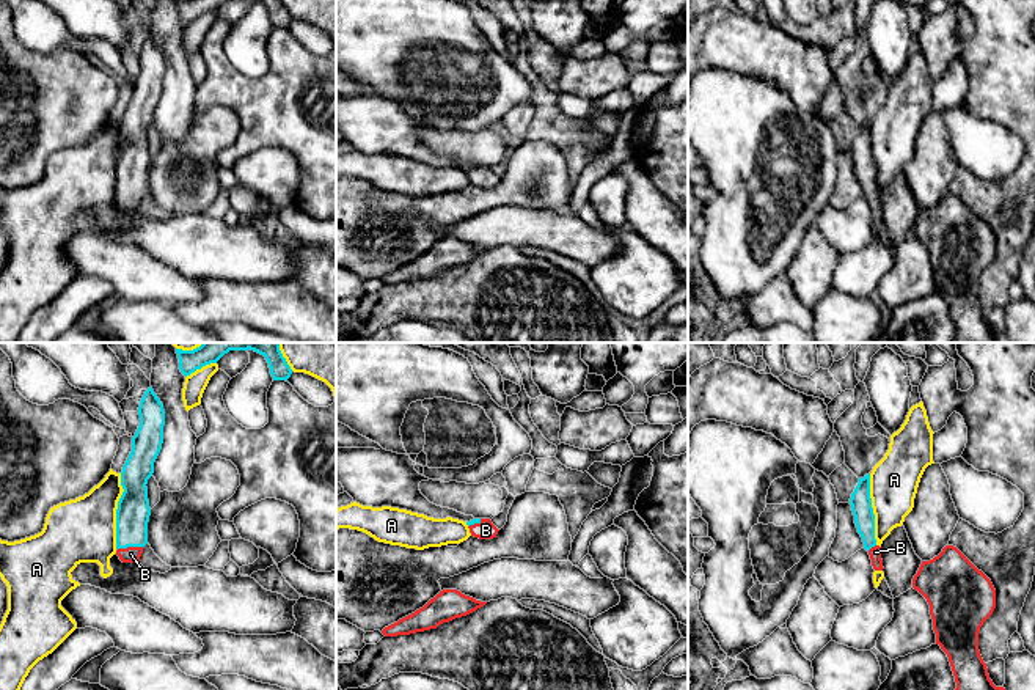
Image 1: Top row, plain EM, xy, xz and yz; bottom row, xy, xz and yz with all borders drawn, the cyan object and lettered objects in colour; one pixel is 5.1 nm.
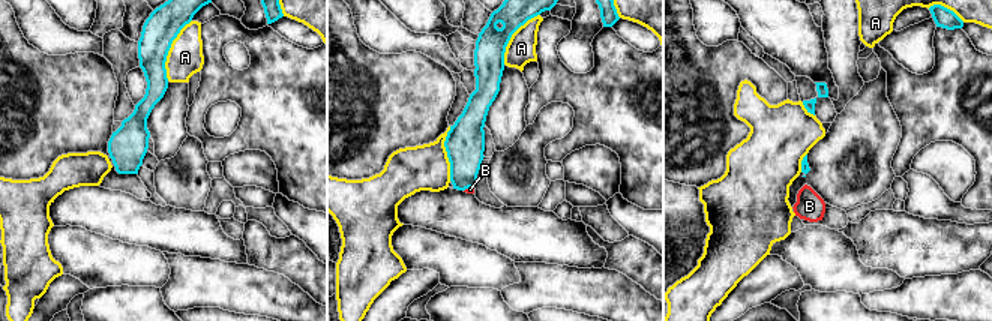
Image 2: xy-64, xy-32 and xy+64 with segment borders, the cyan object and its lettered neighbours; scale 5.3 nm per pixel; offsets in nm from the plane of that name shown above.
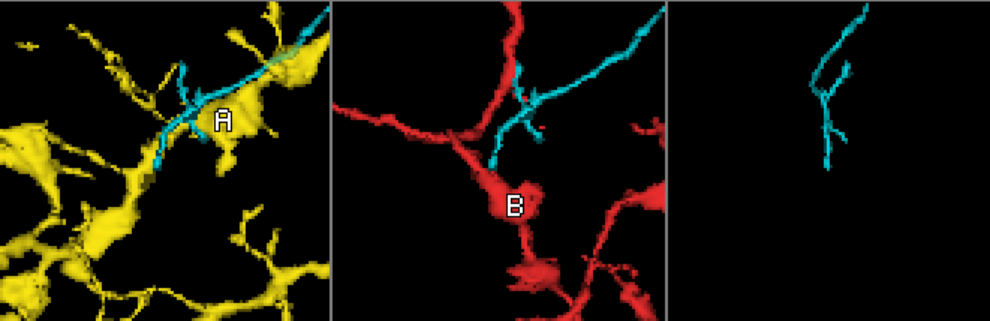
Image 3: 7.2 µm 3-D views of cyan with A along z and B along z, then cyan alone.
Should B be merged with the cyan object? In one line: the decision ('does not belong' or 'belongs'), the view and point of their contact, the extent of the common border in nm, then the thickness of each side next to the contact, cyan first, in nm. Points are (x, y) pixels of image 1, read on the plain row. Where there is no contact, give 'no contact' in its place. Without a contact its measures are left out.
belongs; contact xy (129, 194); length 140 nm; calibres 170 and 80 nm

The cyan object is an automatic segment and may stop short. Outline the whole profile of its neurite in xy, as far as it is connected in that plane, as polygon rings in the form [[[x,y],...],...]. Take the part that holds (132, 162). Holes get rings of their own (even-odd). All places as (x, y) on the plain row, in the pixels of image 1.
[[[149,35],[138,55],[140,74],[132,85],[132,99],[121,119],[124,137],[116,157],[116,203],[123,211],[137,211],[148,192],[151,163],[148,127],[162,97],[165,58]]]

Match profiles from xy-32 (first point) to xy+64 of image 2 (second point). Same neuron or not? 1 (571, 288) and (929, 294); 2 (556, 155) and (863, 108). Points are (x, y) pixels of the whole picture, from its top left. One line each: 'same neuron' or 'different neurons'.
1: same neuron
2: different neurons

